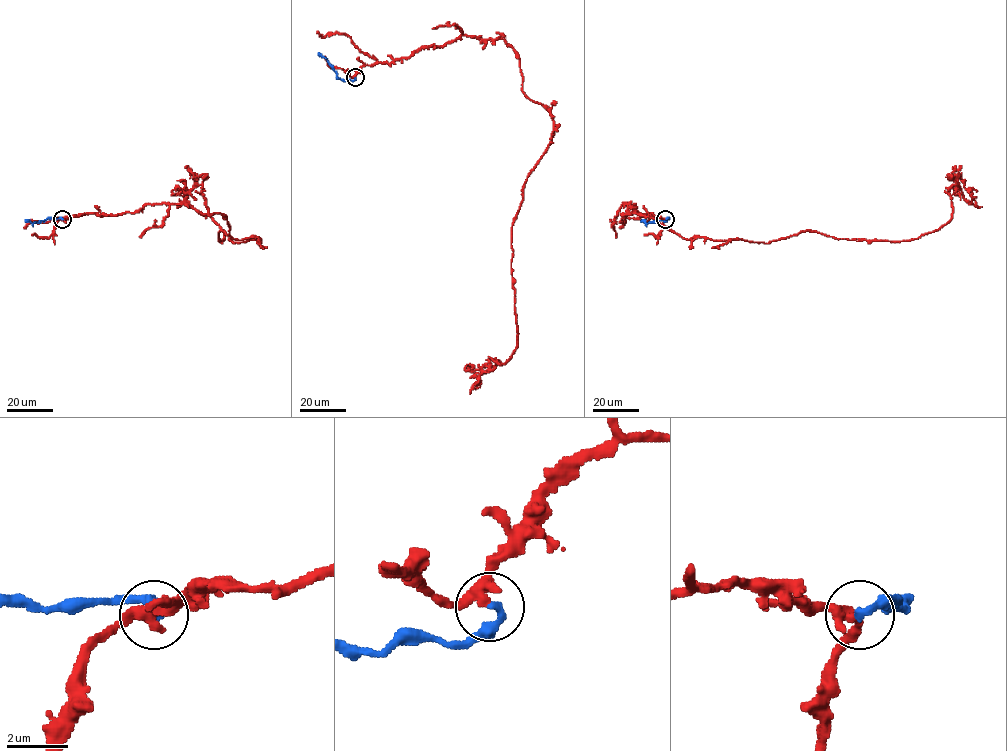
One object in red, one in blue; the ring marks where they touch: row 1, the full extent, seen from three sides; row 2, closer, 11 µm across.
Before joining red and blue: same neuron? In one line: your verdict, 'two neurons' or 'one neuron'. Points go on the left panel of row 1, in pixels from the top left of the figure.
two neurons

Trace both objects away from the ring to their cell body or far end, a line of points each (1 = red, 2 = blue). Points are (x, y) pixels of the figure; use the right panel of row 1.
1: (665, 219), (623, 204), (689, 239), (811, 230), (901, 241), (945, 225), (951, 186), (971, 202), (966, 181)
2: (665, 219), (648, 223), (641, 220)

